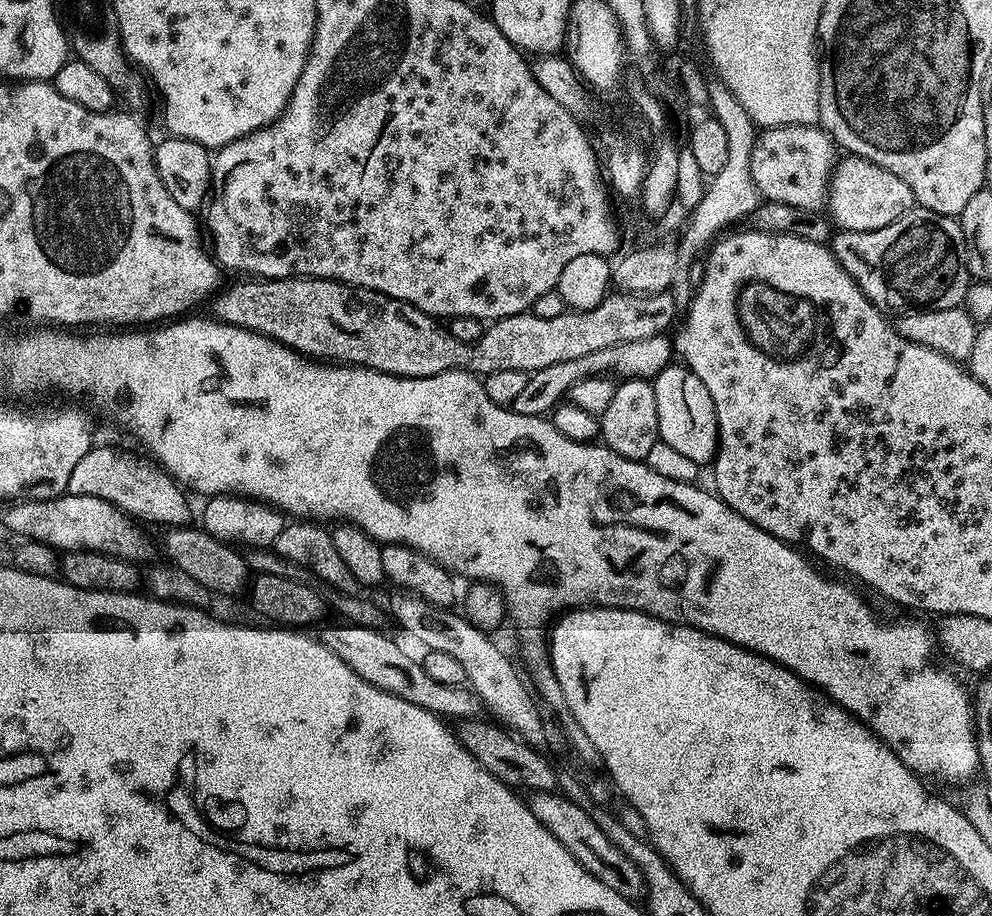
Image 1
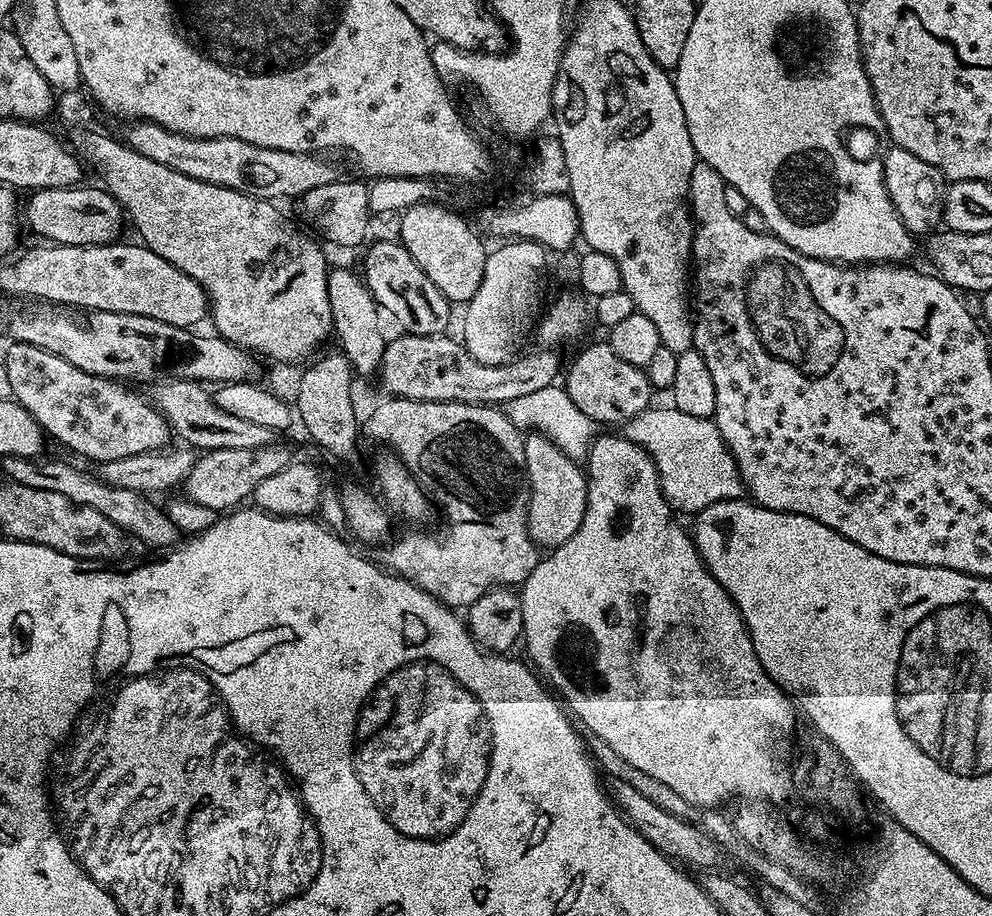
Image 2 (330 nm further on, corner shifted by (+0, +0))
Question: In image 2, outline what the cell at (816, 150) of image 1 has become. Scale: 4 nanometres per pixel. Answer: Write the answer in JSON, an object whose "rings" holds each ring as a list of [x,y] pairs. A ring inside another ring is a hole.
{"rings":[[[892,146],[883,153],[884,185],[890,194],[890,202],[908,227],[913,237],[924,238],[941,227],[944,218],[944,194],[946,191],[946,177],[930,162],[922,162],[910,150]]]}

